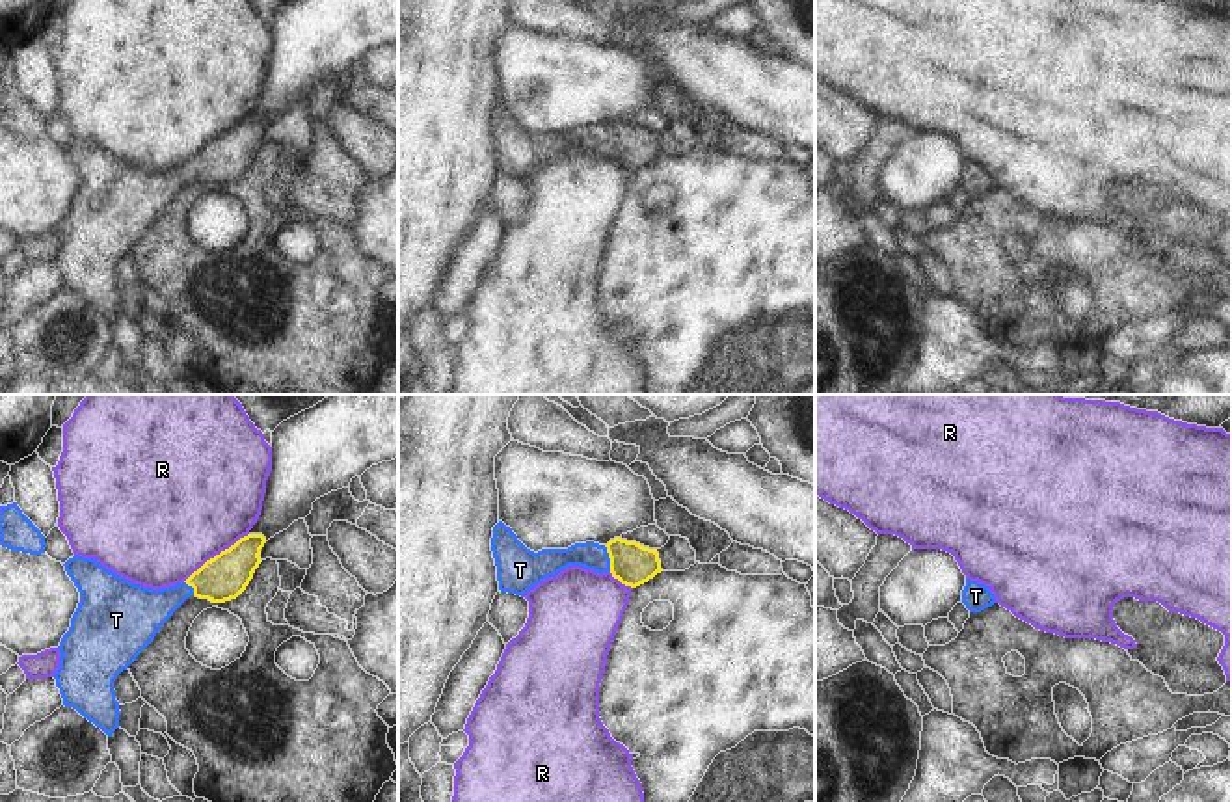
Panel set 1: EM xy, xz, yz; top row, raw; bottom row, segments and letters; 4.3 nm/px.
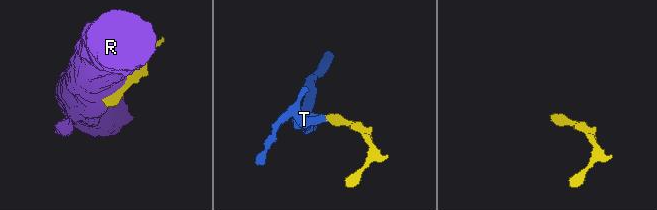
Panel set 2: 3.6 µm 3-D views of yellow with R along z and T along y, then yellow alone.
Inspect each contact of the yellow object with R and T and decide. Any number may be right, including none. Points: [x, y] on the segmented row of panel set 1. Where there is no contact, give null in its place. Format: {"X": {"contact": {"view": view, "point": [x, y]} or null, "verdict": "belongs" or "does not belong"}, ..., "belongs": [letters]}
{"R": {"contact": {"view": "xy", "point": [216, 555]}, "verdict": "does not belong"}, "T": {"contact": {"view": "xz", "point": [609, 557]}, "verdict": "belongs"}, "belongs": ["T"]}

